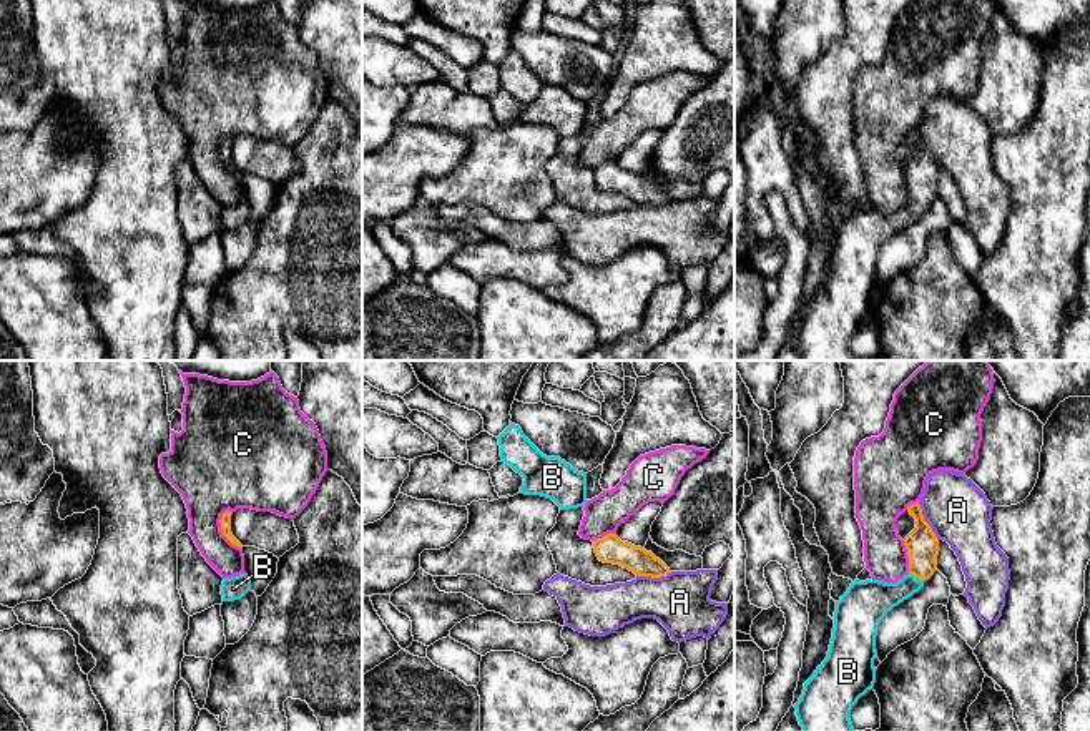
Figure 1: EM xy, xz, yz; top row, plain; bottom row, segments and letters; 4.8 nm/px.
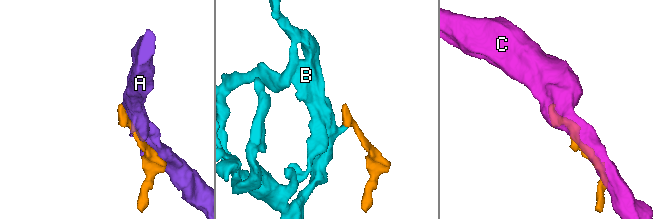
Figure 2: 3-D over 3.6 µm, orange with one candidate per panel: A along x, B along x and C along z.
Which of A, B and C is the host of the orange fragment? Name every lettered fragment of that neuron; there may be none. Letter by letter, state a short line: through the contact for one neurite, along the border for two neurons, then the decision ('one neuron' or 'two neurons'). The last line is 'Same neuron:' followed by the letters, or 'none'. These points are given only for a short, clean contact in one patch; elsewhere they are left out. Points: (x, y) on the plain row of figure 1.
A: two neurons
B: line yz (923, 175), (923, 193), (918, 205), (896, 221), (871, 226); one neuron
C: line xy (228, 137), (221, 143), (220, 158), (241, 176); two neurons
Same neuron: B

